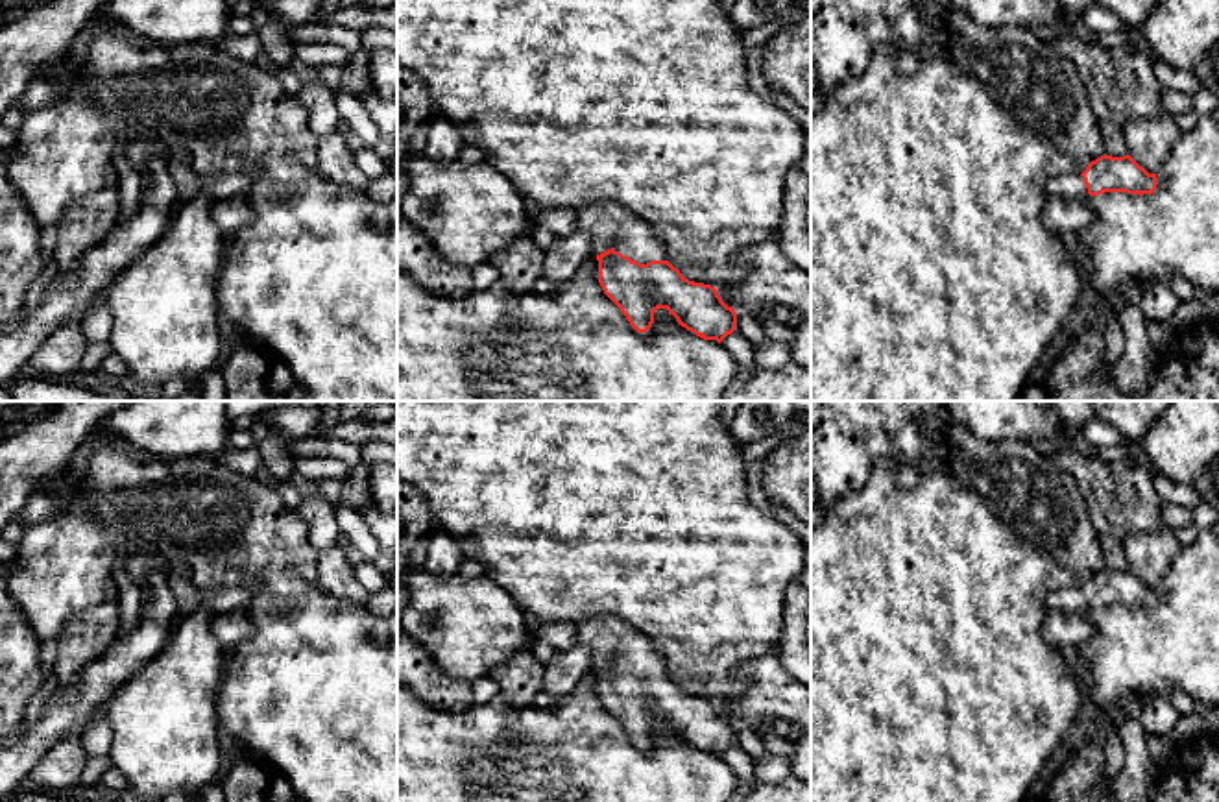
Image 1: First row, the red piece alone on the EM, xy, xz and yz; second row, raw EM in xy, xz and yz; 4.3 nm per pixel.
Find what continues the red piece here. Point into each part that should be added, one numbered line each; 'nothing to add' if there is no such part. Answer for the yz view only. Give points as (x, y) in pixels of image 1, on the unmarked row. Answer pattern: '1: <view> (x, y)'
1: yz (1068, 599)

